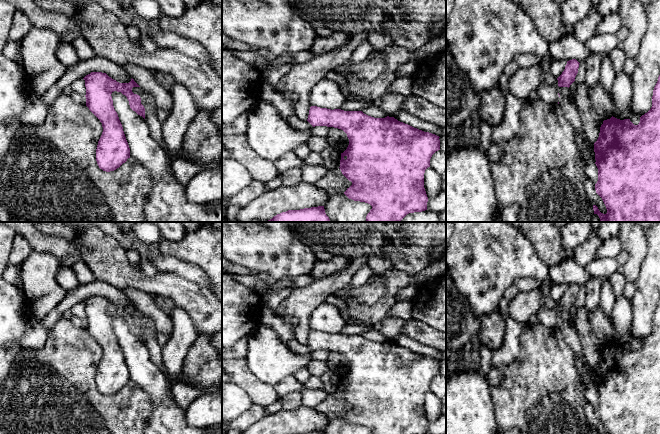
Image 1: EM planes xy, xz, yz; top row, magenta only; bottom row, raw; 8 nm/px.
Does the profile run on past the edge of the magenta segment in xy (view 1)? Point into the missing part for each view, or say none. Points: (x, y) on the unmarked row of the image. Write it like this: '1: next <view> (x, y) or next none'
1: next none

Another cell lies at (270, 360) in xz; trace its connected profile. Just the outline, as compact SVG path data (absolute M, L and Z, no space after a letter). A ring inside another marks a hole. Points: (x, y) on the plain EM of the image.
M259 324L248 337L246 360L249 369L258 380L274 386L286 377L293 376L301 368L306 367L312 359L309 354L294 353L285 342L278 338L277 332L273 328Z

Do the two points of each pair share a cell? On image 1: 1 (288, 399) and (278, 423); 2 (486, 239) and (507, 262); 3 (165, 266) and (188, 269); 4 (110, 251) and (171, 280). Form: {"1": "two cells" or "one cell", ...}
{"1": "two cells", "2": "one cell", "3": "one cell", "4": "one cell"}

